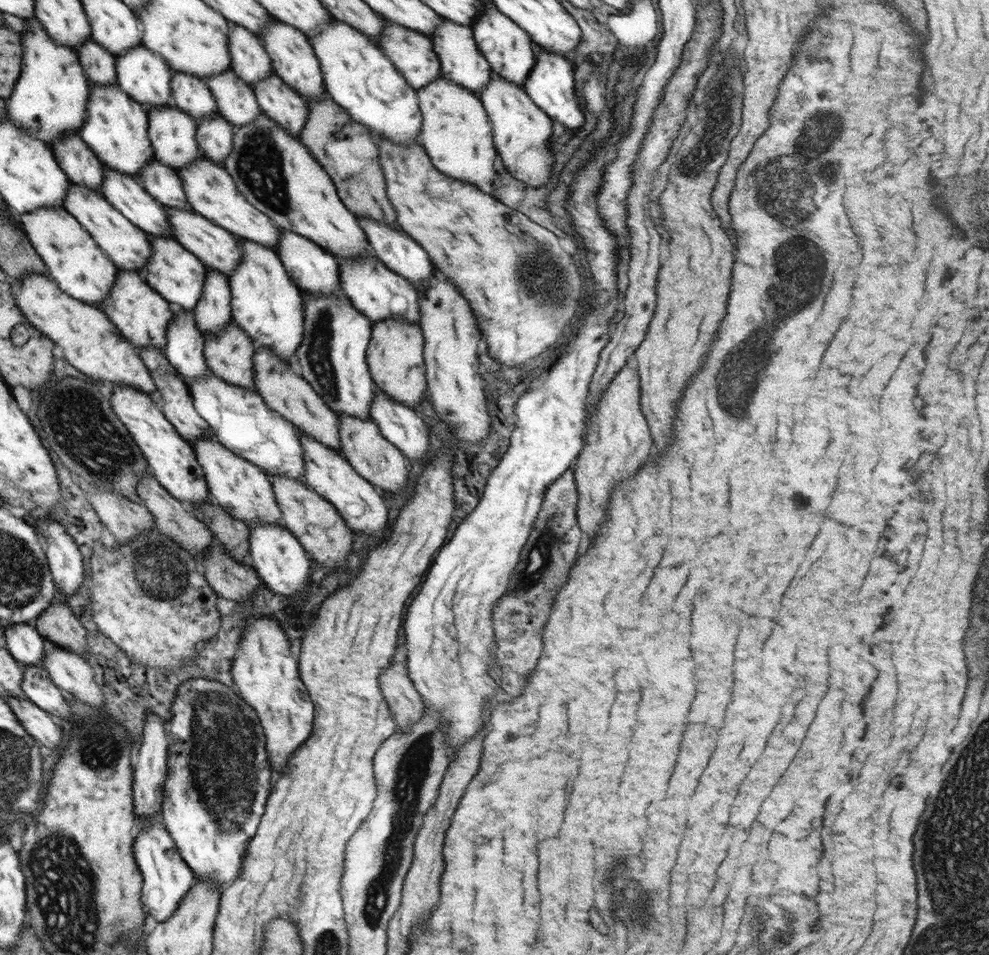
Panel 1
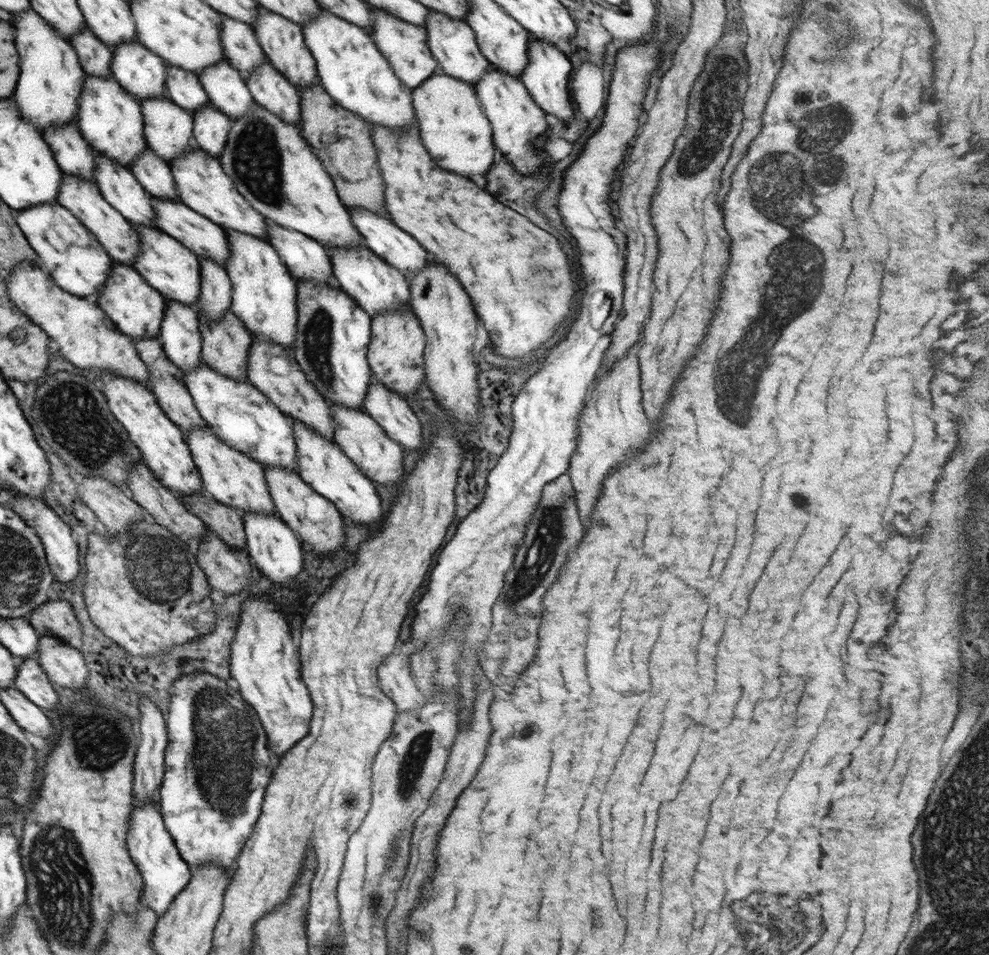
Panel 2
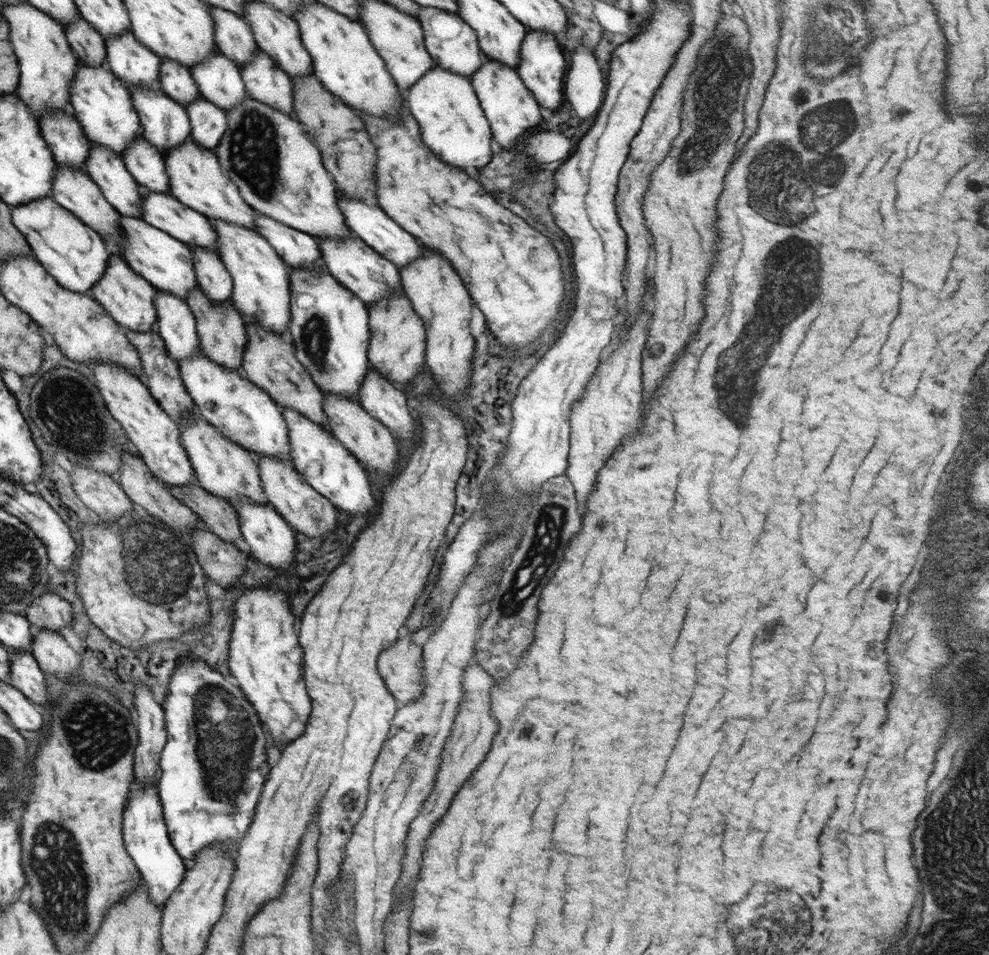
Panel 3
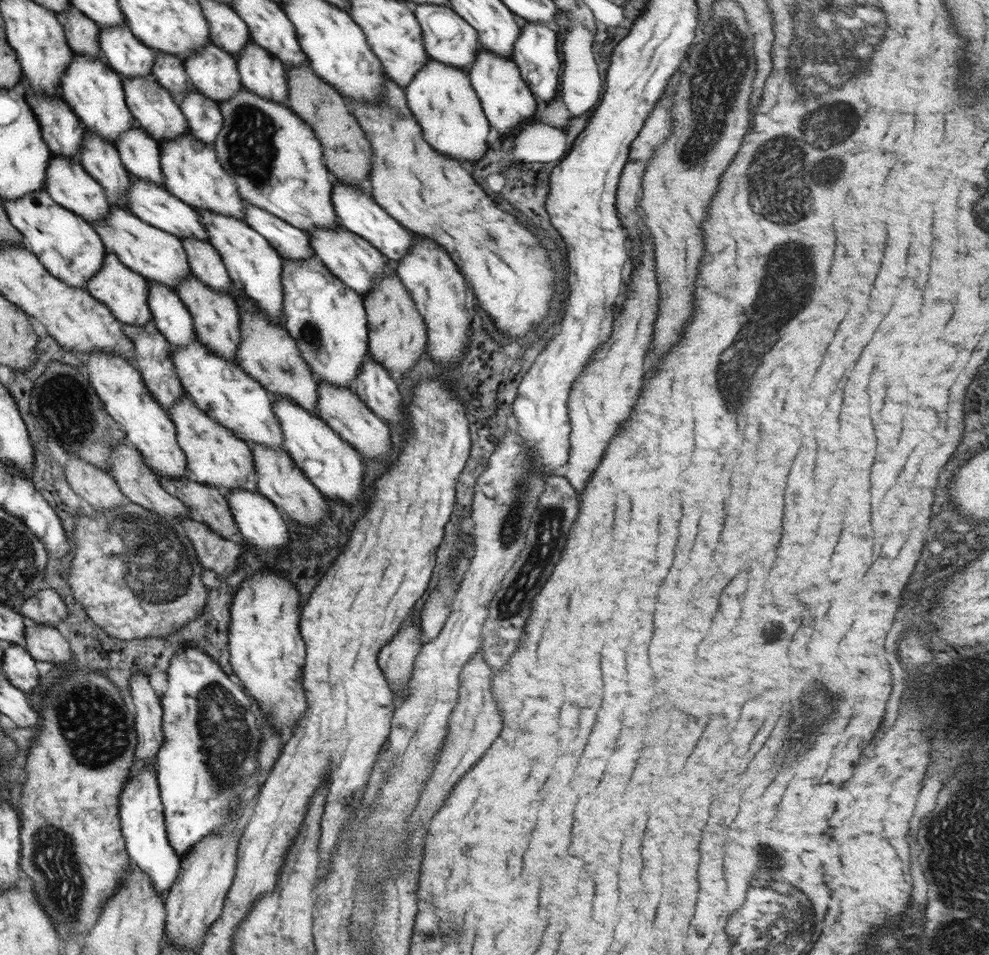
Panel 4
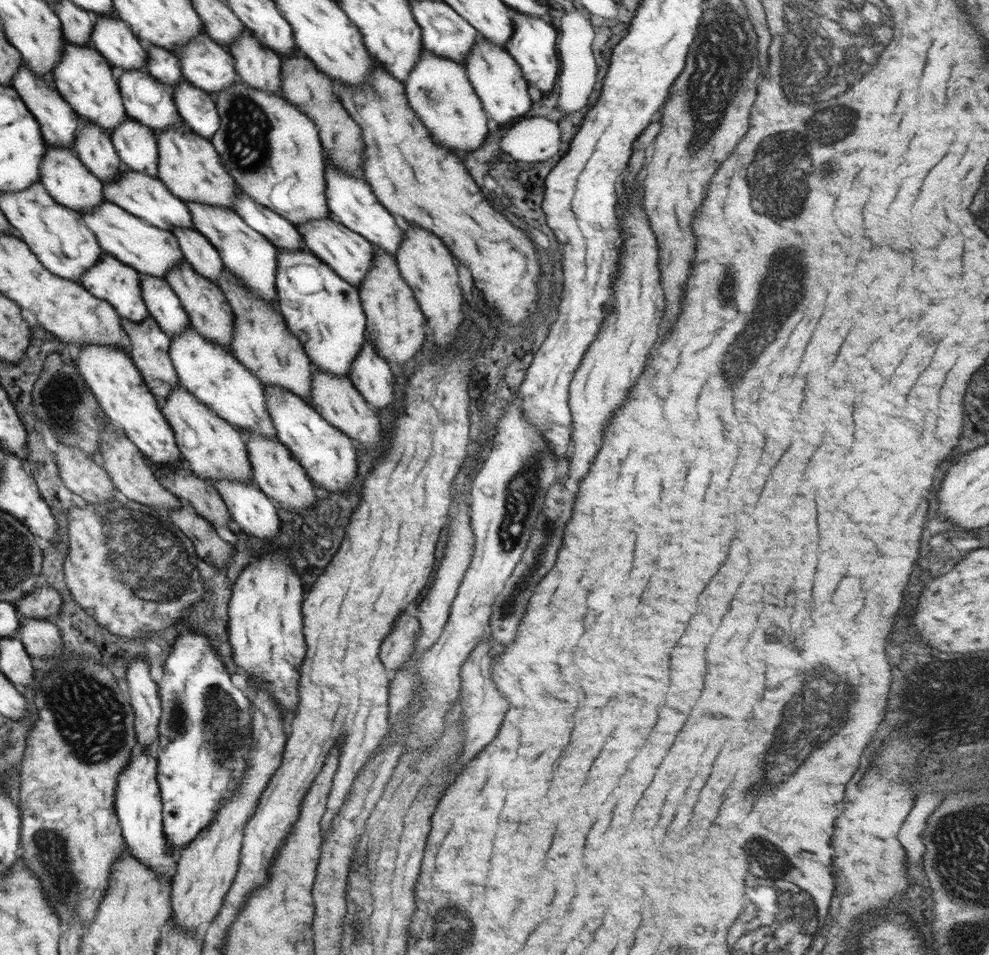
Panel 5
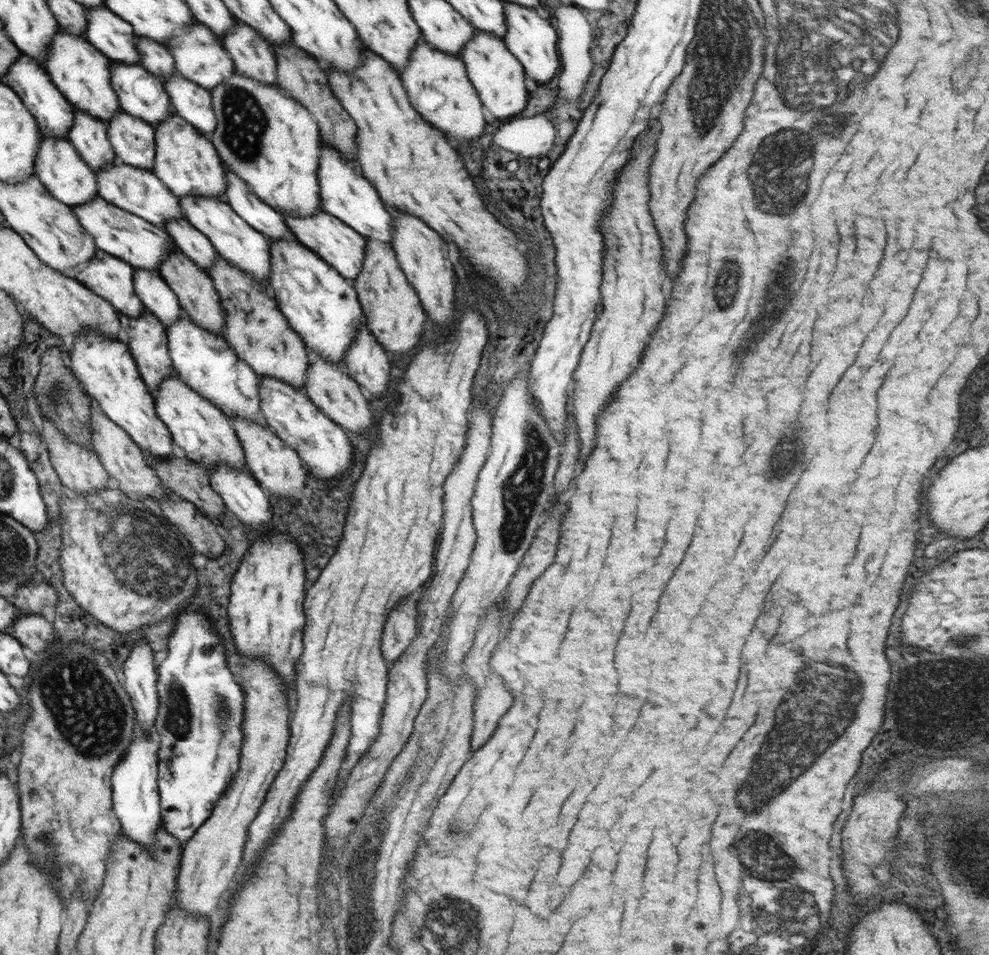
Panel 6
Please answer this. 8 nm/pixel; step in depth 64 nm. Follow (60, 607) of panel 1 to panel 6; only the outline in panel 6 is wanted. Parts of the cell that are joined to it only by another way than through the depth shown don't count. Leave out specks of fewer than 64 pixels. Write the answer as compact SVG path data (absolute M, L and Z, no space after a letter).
M39 577L18 588L13 604L18 611L24 614L42 615L46 606L54 606L58 603L58 598L56 589Z

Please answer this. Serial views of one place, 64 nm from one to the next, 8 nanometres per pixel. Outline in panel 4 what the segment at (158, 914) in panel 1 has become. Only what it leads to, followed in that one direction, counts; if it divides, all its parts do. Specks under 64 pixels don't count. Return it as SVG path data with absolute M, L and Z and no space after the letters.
M155 764L138 768L131 767L130 778L124 784L120 794L120 818L123 823L123 836L127 842L128 853L136 867L150 876L158 894L166 894L175 885L181 872L181 856L171 846L166 829L166 815L163 810L162 795L159 792L159 781Z

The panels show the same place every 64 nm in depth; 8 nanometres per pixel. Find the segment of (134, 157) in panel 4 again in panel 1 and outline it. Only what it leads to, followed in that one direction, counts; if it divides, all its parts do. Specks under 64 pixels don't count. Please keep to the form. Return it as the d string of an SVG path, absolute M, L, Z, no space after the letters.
M154 160L138 174L146 192L155 198L161 205L176 210L188 210L192 212L192 207L188 204L182 179L178 177L177 170Z

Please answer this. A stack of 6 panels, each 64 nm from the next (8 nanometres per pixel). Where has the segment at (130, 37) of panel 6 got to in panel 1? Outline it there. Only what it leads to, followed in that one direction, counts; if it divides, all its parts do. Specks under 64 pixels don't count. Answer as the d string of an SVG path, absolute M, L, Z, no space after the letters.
M136 46L115 60L117 84L136 102L142 103L145 107L172 105L172 87L170 87L172 69L162 55L144 46Z

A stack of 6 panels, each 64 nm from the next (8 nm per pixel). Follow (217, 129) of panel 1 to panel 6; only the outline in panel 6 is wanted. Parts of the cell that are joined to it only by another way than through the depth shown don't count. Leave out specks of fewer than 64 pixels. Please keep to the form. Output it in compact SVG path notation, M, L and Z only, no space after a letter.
M178 72L164 78L163 82L174 113L209 137L217 126L210 92Z

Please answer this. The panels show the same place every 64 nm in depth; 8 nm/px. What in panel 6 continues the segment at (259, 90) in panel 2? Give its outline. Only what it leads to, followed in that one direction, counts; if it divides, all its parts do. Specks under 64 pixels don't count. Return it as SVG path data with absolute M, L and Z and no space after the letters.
M237 20L237 26L220 41L234 61L236 72L262 84L278 85L274 50L254 28Z

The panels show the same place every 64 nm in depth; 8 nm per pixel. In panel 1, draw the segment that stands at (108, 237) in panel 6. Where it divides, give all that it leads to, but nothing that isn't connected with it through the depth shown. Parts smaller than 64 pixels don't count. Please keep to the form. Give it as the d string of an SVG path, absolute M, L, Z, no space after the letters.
M150 236L152 242L152 258L146 262L146 281L158 291L173 307L192 311L198 304L206 282L207 266L202 264L194 254L172 238Z

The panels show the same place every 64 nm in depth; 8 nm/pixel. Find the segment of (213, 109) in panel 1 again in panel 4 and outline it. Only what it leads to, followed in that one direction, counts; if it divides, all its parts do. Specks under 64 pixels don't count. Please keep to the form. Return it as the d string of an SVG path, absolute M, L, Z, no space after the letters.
M156 51L152 74L176 101L182 100L191 89L194 89L184 69L184 62L172 54Z

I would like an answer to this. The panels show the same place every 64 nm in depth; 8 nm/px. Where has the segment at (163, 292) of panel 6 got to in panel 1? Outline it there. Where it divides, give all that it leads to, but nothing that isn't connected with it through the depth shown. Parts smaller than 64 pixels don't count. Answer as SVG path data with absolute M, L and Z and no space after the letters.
M173 307L174 318L166 328L163 354L189 385L210 374L203 356L204 338L194 324L192 311Z

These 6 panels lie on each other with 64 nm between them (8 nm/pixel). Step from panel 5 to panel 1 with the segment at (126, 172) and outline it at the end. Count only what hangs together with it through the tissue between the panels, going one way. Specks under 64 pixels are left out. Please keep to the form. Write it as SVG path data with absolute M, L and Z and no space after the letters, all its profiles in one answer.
M162 204L162 207L166 211L166 215L168 215L168 221L172 225L172 233L174 233L176 241L194 254L207 268L222 272L228 278L234 273L236 266L242 260L242 247L240 247L238 237L235 234L228 232L220 225L214 224L211 220L194 212L194 210L192 212L176 210L176 208L168 208L164 204Z

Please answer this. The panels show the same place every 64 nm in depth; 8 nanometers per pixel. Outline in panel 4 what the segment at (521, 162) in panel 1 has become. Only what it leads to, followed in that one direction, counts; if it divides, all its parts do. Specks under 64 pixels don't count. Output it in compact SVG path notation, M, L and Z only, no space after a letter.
M480 47L476 54L476 62L470 66L467 74L489 124L498 130L502 140L516 134L526 122L534 120L536 99L513 60L502 58L496 52L490 52L490 50Z

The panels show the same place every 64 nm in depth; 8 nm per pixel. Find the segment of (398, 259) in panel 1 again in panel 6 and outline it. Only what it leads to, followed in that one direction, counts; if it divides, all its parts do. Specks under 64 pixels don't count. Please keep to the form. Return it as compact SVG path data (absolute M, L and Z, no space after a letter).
M320 142L320 164L318 164L318 183L320 183L320 199L324 212L336 216L367 238L380 240L384 244L392 245L392 216L386 211L376 188L356 170L351 161L346 161L336 148L326 142Z

